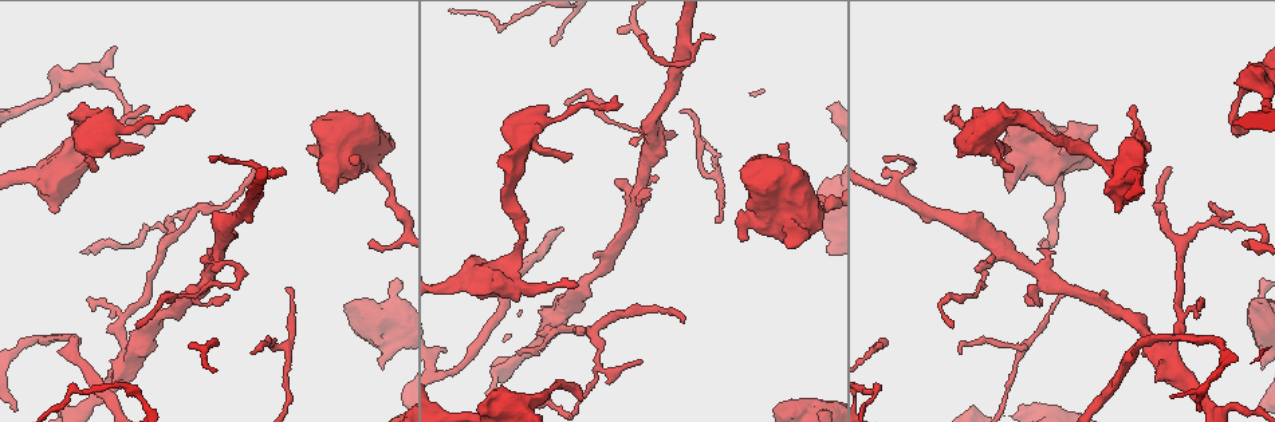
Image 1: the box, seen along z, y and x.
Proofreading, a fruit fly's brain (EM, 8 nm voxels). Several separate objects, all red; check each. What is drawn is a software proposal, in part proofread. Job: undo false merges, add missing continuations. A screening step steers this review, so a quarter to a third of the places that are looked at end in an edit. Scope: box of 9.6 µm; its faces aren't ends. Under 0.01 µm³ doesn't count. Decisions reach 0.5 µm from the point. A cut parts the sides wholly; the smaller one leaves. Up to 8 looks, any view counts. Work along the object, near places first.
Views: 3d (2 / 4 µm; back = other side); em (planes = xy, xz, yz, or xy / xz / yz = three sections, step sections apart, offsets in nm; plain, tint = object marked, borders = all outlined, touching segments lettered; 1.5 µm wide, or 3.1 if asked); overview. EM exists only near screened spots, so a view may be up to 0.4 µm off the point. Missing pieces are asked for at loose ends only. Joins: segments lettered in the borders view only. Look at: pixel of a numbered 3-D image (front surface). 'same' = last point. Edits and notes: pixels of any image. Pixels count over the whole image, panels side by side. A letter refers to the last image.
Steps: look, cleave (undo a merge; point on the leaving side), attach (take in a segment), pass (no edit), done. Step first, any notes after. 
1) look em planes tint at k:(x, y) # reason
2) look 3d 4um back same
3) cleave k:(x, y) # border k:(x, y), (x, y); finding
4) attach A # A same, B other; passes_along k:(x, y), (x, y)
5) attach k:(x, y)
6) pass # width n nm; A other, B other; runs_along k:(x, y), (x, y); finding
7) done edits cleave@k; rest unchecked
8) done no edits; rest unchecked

look 3d 4um at 1:(577, 283)

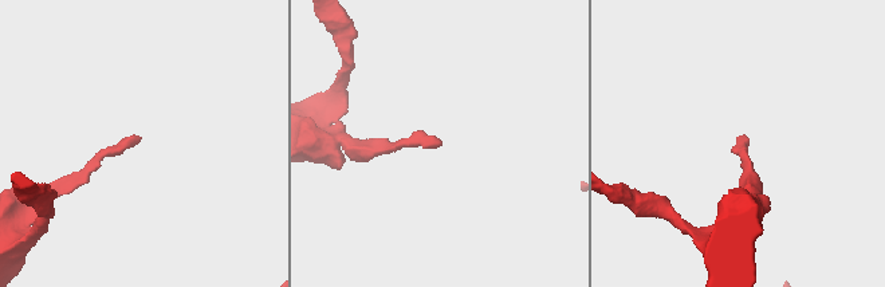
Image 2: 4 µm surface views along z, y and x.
look em xy step 8 borders at 2:(441, 142) # need the tissue

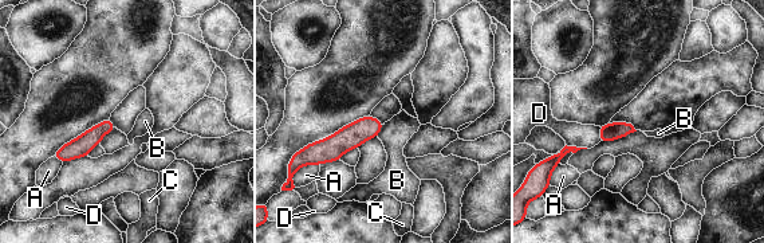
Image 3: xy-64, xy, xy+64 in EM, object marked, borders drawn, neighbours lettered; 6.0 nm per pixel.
look em xz step 4 borders same # cut it another way

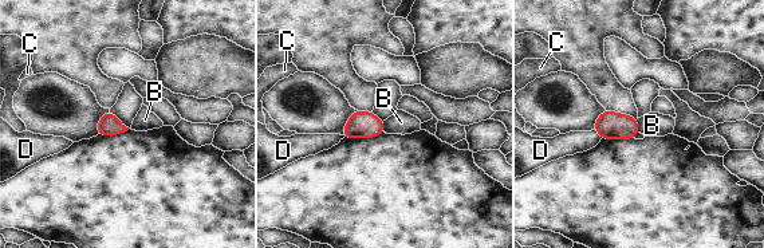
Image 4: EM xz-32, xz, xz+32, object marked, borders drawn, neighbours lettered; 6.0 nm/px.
pass # width 130 nm; B other, C other, D other; border 4:(637, 118), (641, 132); no lettered segment goes on from it

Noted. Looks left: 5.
look 3d 4um at 1:(568, 158) # branch stops here

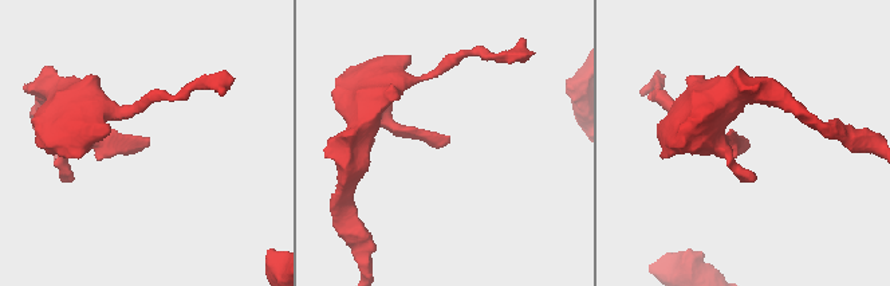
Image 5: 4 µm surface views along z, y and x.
look em planes borders at 5:(741, 140) # now the EM

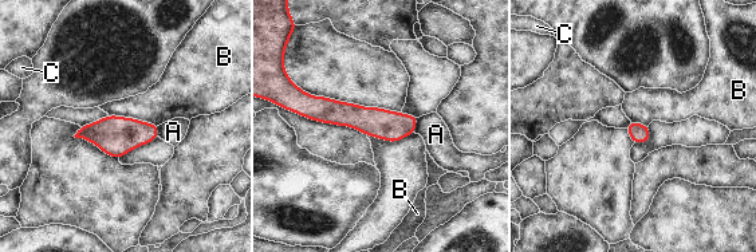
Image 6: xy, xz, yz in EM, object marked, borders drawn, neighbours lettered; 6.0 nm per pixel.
pass # width 120 nm; A other, B other, C other; no lettered segment goes on from it

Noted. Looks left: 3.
look em yz step 4 borders at 1:(188, 120) # branch stops here

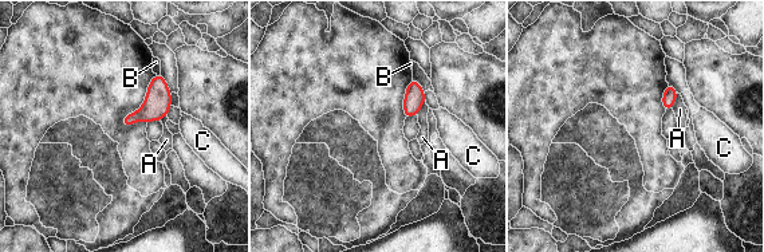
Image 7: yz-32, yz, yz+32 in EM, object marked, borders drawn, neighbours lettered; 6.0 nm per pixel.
look em xy step 4 borders same

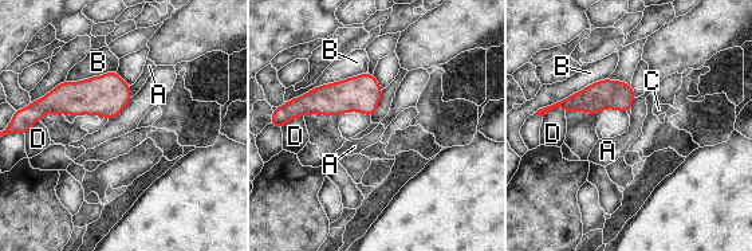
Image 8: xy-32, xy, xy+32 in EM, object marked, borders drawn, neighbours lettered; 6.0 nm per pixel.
pass # A other, B other, C other, D other; none of them fits

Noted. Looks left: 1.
done no edits; rest unchecked

